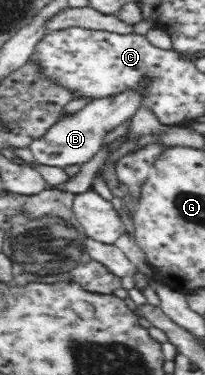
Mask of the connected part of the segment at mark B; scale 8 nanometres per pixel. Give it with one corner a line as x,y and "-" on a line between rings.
130,92
106,99
90,101
74,115
63,117
50,131
29,144
36,163
64,169
70,165
84,165
103,148
106,136
118,126
128,123
140,110
142,93

